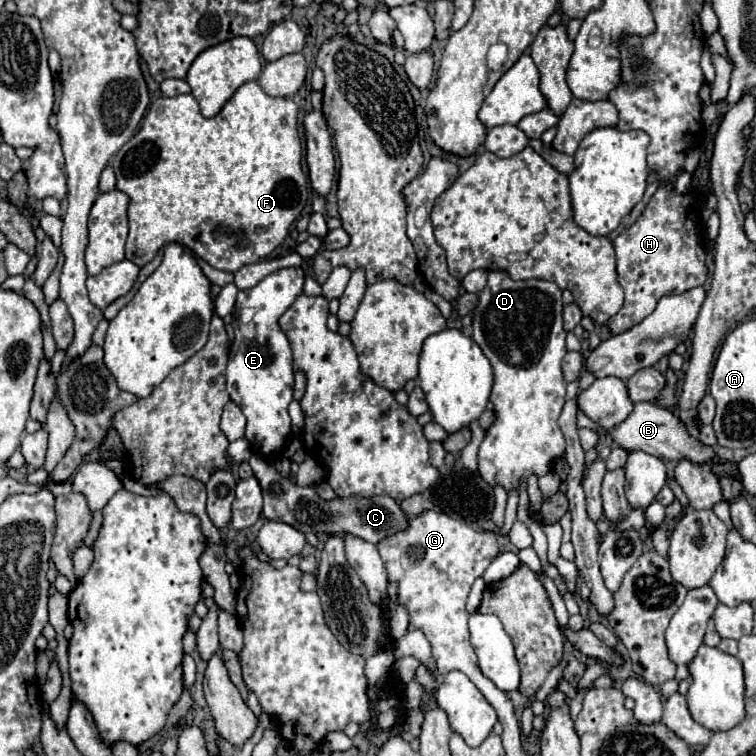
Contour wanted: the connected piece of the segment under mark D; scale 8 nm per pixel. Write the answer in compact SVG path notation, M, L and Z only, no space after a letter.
M489 271L485 289L479 293L479 303L473 311L473 341L491 361L495 381L491 403L495 405L495 423L487 429L479 447L479 473L491 485L503 485L507 491L517 487L521 477L531 473L543 475L553 467L553 459L565 453L565 439L557 425L557 417L565 405L565 379L561 363L565 349L562 291L553 281L527 279L513 281L505 271Z

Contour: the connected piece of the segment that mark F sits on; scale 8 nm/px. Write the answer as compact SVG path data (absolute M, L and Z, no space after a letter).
M249 81L245 85L241 85L235 95L225 103L225 107L219 111L219 115L215 115L213 119L205 119L199 111L199 105L195 101L193 95L177 95L177 97L159 97L147 111L147 115L143 117L143 127L139 129L139 133L133 135L133 139L129 139L119 153L113 157L111 167L117 175L117 189L127 193L131 199L129 205L129 239L125 244L125 258L133 261L135 265L147 265L157 251L165 245L165 243L181 243L185 247L189 247L199 259L207 261L211 267L219 269L219 271L229 271L229 273L237 273L241 267L251 265L251 263L259 263L265 257L269 257L287 237L289 227L299 219L305 201L307 201L307 179L305 173L301 169L301 155L303 155L303 147L301 147L301 137L299 137L299 129L297 129L297 113L299 107L289 99L289 97L271 97L267 95L257 81Z

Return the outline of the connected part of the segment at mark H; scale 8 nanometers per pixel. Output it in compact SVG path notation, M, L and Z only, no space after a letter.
M673 181L661 183L657 193L647 203L641 217L613 241L617 251L619 285L625 291L625 303L617 315L607 321L611 335L619 335L645 319L657 301L671 291L687 291L707 281L707 251L705 251L705 221L701 219L701 195L677 193Z

